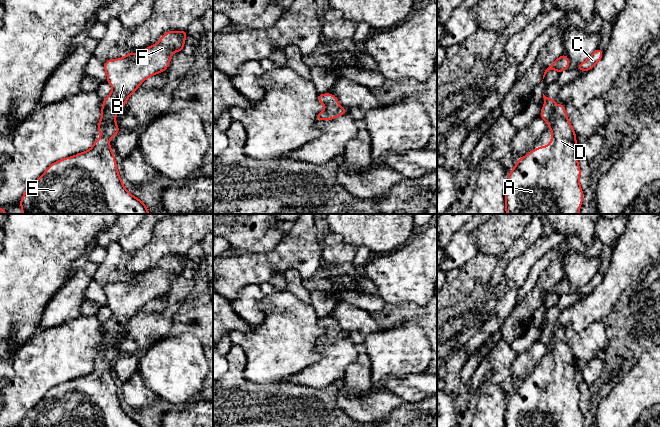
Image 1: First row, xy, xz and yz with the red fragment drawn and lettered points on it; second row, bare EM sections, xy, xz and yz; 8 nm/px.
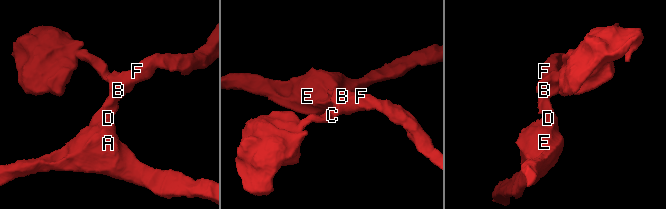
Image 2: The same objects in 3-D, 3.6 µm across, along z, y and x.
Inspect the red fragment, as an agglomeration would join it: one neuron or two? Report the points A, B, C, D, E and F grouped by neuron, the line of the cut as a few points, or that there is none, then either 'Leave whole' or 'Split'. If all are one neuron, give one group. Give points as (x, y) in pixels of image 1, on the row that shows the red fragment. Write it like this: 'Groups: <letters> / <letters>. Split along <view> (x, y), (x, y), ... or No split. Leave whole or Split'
Groups: A B C D E F. No split. Leave whole

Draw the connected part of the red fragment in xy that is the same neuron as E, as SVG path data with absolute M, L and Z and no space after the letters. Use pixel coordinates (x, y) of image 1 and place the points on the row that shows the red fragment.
M170 30L165 33L156 44L140 50L140 54L128 52L127 55L122 58L110 59L103 64L107 74L107 82L111 85L112 91L103 100L101 108L102 116L97 129L97 131L101 133L100 138L94 141L94 145L89 150L53 162L24 192L20 200L22 214L150 214L146 205L128 192L123 186L124 181L119 176L109 140L114 138L120 131L116 123L116 114L118 111L124 107L130 95L134 93L146 79L168 68L172 54L183 51L186 37L187 31Z

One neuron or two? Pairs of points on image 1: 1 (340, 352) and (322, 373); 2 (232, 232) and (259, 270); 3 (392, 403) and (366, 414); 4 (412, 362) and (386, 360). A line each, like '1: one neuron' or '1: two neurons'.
1: one neuron
2: two neurons
3: one neuron
4: one neuron

